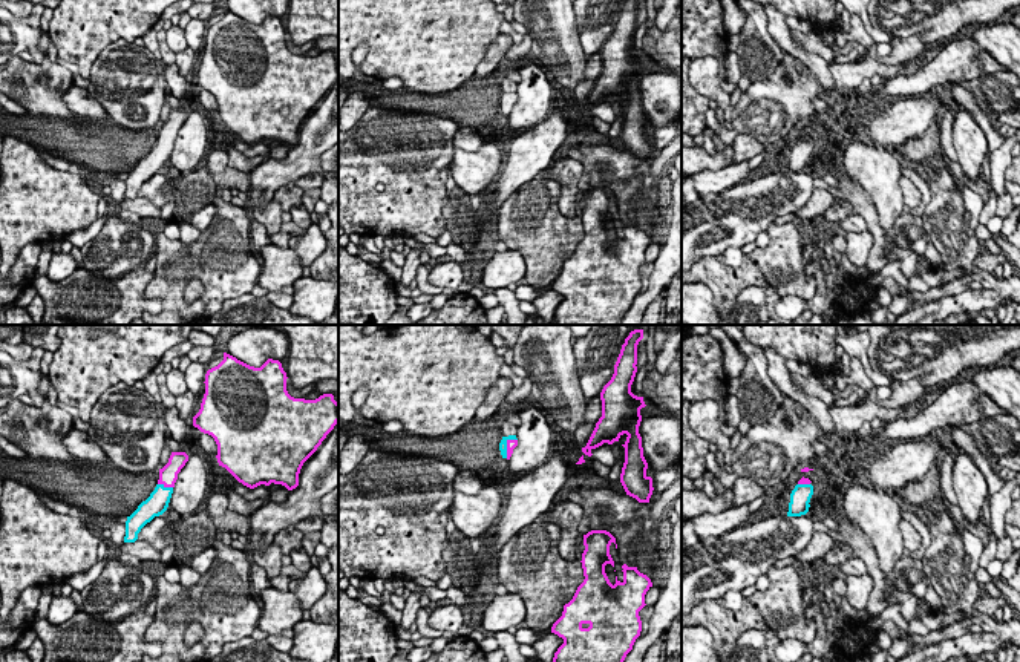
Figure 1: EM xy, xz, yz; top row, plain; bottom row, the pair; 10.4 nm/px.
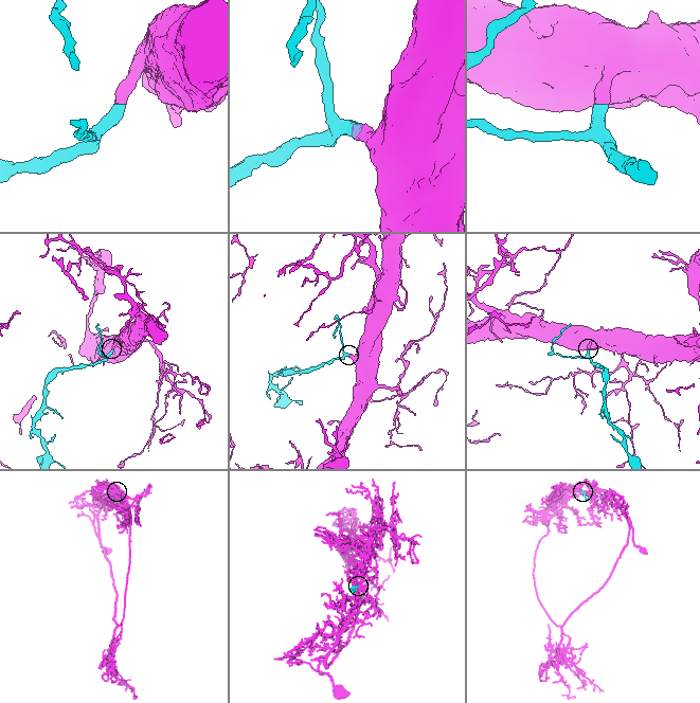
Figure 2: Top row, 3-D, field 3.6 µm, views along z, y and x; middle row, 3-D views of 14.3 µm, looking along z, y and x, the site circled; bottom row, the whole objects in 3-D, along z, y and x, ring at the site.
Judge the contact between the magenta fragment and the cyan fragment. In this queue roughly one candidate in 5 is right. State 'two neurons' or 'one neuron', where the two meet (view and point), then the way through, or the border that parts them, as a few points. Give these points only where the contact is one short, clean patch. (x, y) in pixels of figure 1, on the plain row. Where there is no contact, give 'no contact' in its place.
one neuron; contact xz (507, 101); way xz (510, 100), (507, 101), (503, 103)

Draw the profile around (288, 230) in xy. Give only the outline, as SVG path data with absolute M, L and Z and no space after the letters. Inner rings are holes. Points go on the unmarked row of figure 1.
M289 221L288 224L282 224L280 230L277 231L276 238L271 238L271 244L288 248L289 239L294 236L305 234L305 228L299 227L296 222Z

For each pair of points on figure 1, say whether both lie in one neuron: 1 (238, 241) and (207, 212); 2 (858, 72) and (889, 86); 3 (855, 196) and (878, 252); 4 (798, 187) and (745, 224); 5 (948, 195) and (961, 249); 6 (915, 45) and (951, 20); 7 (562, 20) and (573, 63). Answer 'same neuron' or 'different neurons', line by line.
1: different neurons
2: different neurons
3: same neuron
4: same neuron
5: same neuron
6: different neurons
7: same neuron

